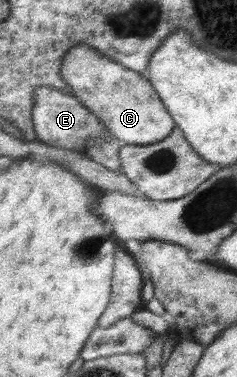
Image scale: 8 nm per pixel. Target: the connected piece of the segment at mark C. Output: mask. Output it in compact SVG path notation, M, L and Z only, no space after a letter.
M75 44L62 59L61 76L70 87L70 93L78 97L86 108L98 117L108 129L124 144L149 145L163 141L176 126L174 119L163 105L151 82L141 73L133 71L115 60L96 52L89 44Z

